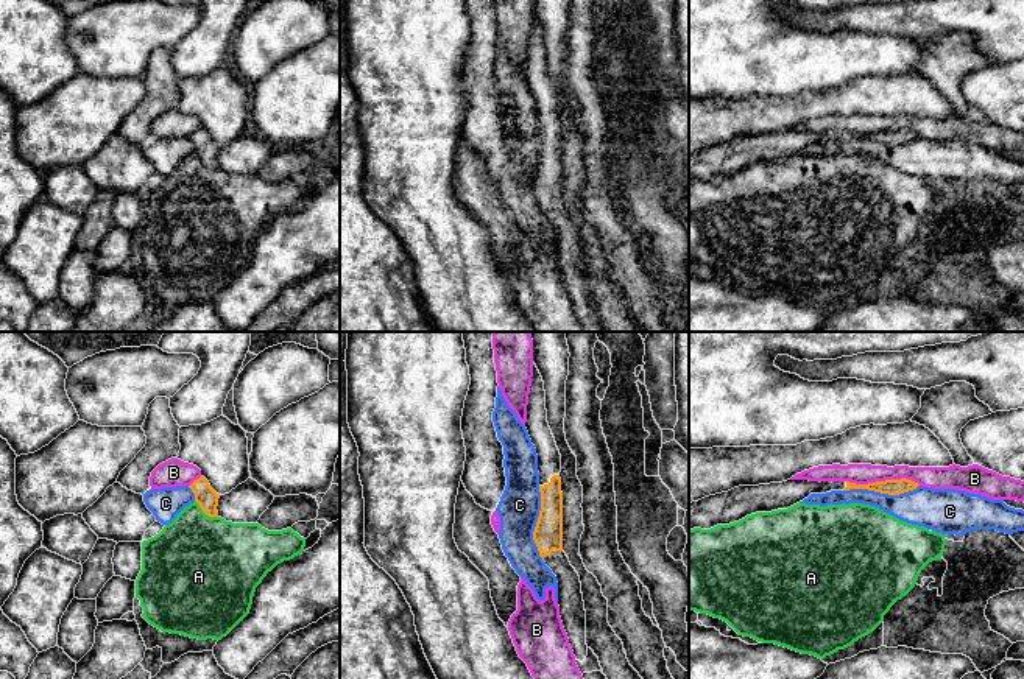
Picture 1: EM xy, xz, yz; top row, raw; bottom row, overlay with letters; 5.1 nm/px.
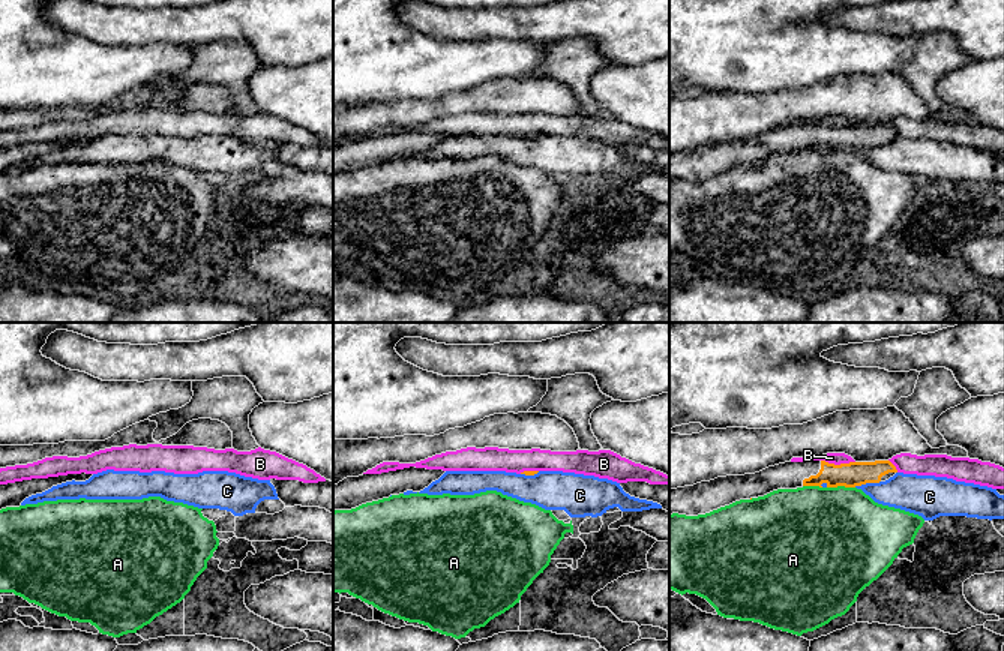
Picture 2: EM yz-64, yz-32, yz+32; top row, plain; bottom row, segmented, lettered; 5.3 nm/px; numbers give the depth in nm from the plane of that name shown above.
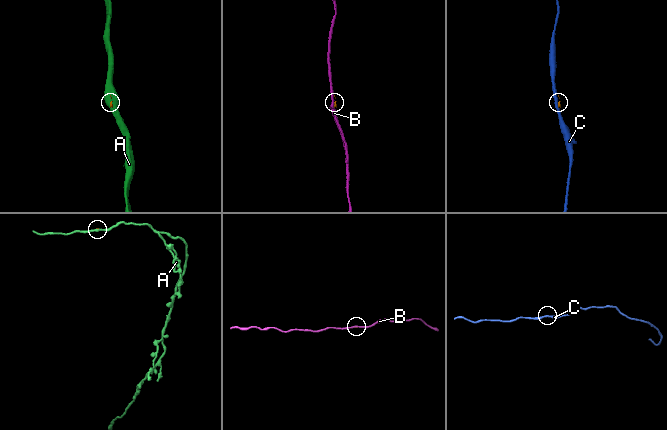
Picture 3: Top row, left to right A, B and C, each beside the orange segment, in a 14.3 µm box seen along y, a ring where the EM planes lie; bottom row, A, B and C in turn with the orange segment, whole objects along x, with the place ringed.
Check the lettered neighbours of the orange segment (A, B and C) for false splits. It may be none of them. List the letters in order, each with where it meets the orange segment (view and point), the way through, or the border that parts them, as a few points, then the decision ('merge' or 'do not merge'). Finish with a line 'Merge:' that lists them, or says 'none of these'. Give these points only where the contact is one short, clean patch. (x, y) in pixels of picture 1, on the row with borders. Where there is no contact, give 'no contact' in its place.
A: contact xy (204, 513); do not merge
B: contact yz (884, 481); border yz (847, 480), (870, 483), (911, 478), (920, 485); do not merge
C: contact yz (881, 492); border yz (918, 485), (898, 494), (881, 494), (867, 489), (843, 491); do not merge
Merge: none of these

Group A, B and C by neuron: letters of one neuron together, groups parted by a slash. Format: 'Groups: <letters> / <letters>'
Groups: A / B / C

